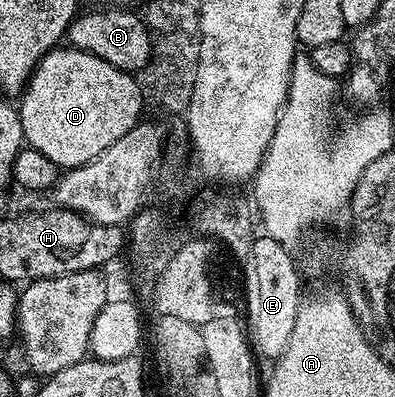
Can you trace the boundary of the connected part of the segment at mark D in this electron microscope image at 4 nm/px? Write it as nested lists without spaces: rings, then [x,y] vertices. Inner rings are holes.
[[[59,47],[46,53],[30,77],[30,82],[20,94],[17,102],[20,123],[23,124],[23,139],[31,149],[40,151],[40,155],[52,159],[59,170],[75,169],[100,155],[116,139],[124,139],[134,125],[139,124],[143,116],[144,102],[137,80],[122,69],[104,63],[91,53],[85,53],[73,47]]]

